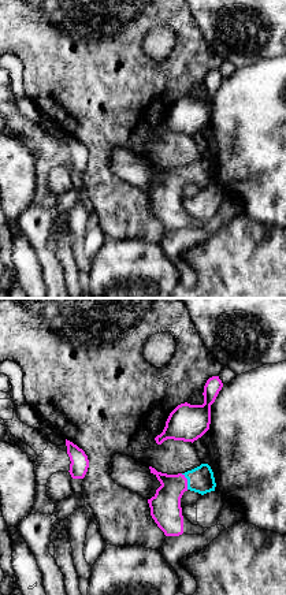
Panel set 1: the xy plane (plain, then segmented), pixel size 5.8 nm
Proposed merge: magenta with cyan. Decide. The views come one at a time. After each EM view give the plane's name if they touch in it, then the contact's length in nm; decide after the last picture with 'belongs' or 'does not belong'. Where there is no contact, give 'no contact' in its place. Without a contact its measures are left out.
meets magenta in xy; contact 100 nm long

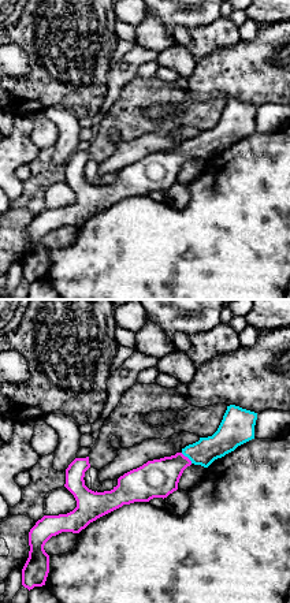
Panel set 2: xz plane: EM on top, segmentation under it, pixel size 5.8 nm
meets magenta in xz; contact 90 nm long

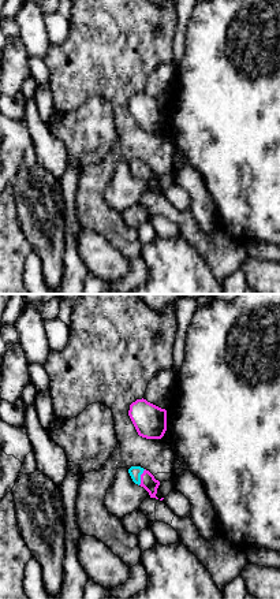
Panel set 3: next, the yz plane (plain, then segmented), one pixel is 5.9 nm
meets magenta in yz; contact 100 nm long

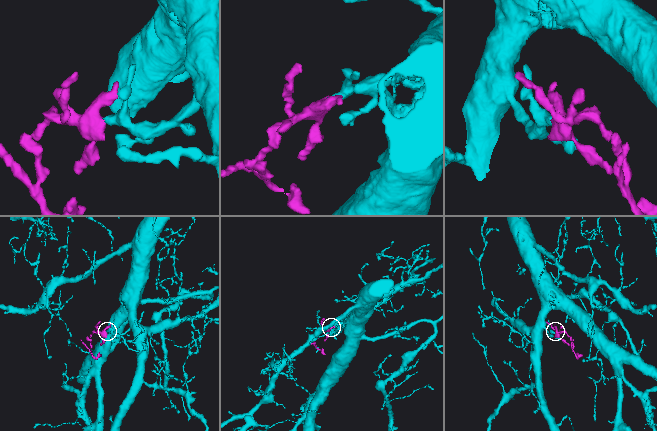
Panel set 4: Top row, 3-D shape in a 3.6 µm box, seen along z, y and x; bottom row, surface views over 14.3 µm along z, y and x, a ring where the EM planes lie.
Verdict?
belongs

